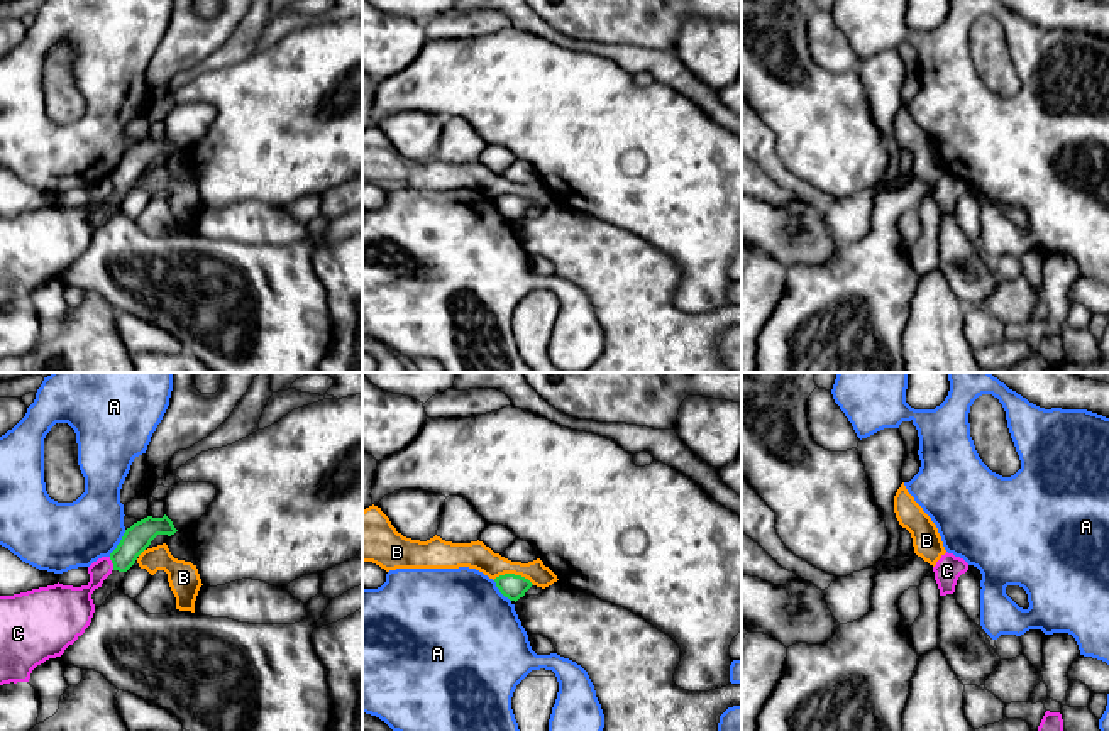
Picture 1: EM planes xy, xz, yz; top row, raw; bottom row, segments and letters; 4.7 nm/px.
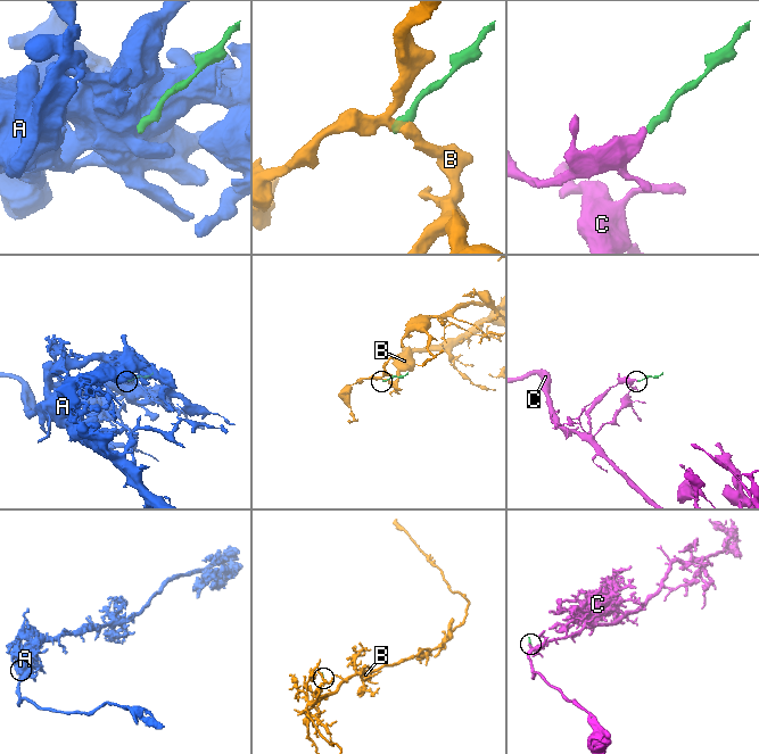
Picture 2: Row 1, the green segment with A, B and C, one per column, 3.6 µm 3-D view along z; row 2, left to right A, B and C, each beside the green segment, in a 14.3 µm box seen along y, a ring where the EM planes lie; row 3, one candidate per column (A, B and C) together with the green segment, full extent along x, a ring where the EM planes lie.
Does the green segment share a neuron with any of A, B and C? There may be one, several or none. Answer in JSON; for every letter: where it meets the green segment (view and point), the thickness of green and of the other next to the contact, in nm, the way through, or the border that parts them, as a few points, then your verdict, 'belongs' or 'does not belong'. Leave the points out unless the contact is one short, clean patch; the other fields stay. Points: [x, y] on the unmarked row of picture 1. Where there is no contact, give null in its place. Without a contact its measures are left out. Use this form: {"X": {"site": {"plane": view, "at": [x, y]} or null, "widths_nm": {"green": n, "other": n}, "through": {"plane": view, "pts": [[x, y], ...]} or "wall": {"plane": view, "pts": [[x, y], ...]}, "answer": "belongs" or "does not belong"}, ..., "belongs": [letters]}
{"A": {"site": {"plane": "xy", "at": [119, 164]}, "widths_nm": {"green": 130, "other": 320}, "wall": {"plane": "xy", "pts": [[126, 151], [109, 176]]}, "answer": "does not belong"}, "B": {"site": {"plane": "xz", "at": [513, 195]}, "widths_nm": {"green": 120, "other": 130}, "wall": {"plane": "xz", "pts": [[493, 200], [503, 195], [520, 195], [534, 205]]}, "answer": "does not belong"}, "C": {"site": {"plane": "xy", "at": [112, 183]}, "widths_nm": {"green": 130, "other": 140}, "wall": {"plane": "xy", "pts": [[109, 178], [114, 190]]}, "answer": "does not belong"}, "belongs": []}

